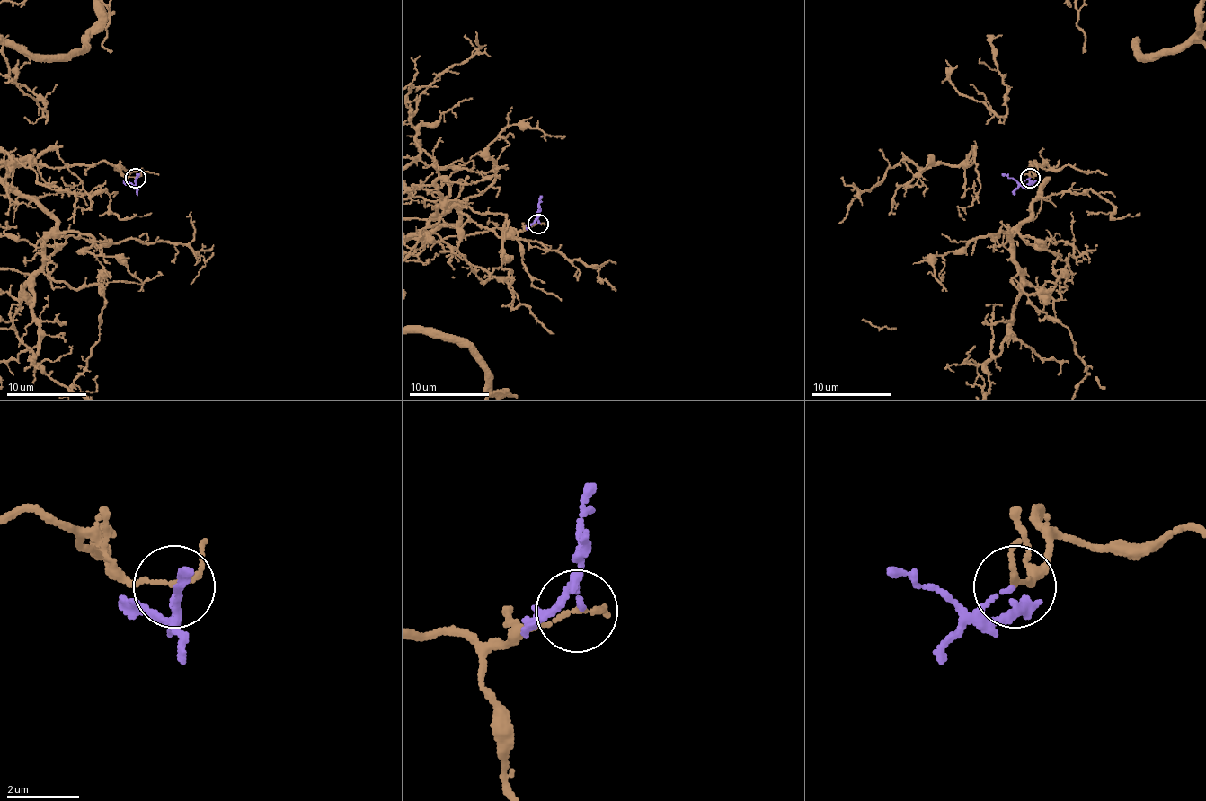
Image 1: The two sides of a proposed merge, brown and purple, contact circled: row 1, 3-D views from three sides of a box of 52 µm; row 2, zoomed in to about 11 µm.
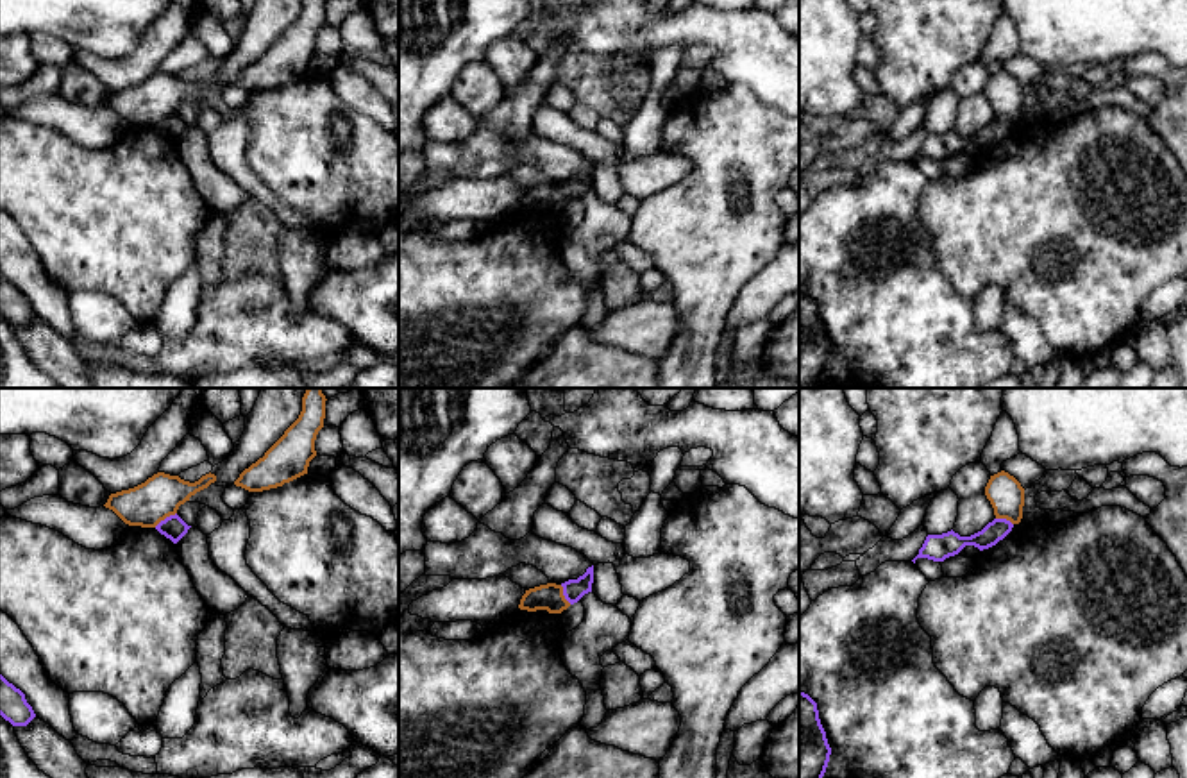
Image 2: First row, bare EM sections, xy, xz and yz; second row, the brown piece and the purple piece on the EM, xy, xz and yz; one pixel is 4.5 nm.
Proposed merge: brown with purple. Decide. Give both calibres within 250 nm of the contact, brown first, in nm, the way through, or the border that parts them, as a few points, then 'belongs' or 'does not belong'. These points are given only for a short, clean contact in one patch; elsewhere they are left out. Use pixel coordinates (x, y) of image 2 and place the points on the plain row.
190 nm thick on the brown side, 110 nm on the other; border along xy (176, 111), (154, 126); does not belong

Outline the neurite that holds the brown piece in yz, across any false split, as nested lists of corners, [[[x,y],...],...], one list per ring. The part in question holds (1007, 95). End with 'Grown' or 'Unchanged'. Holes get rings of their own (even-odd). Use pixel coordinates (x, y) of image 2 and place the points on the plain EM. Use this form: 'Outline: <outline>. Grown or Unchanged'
Outline: [[[1005,70],[990,75],[985,86],[985,95],[994,107],[996,118],[1006,118],[1012,123],[1021,122],[1024,106],[1024,88],[1014,75]]]. Unchanged

